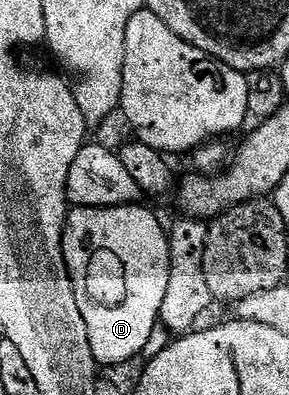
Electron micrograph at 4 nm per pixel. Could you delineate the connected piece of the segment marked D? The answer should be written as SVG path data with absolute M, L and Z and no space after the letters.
M139 203L119 204L113 208L77 208L69 211L64 222L64 261L74 286L74 294L78 298L78 310L82 314L82 322L86 322L86 334L90 338L90 350L94 354L97 365L125 364L127 365L146 346L154 326L160 323L162 298L166 298L166 286L170 282L170 250L168 249L168 232L160 225L160 220L148 208L139 208Z

